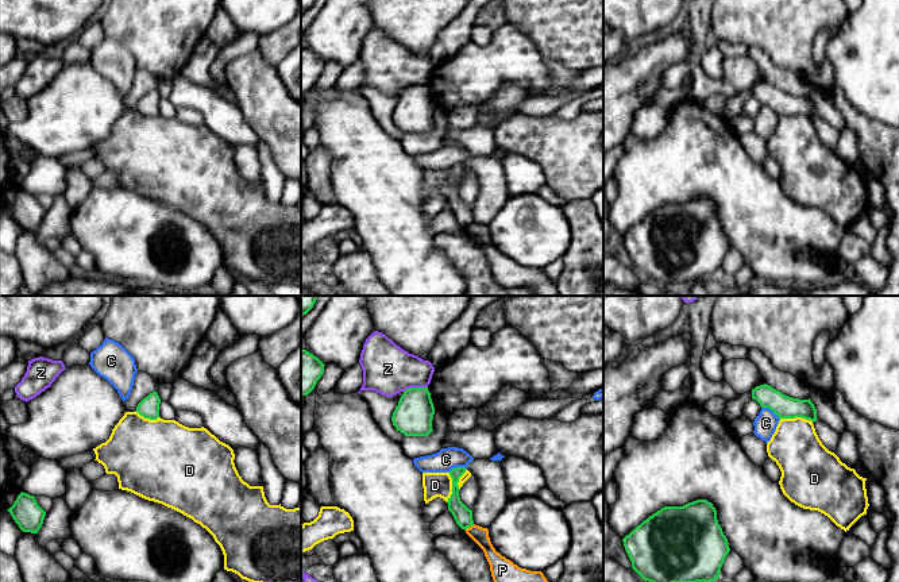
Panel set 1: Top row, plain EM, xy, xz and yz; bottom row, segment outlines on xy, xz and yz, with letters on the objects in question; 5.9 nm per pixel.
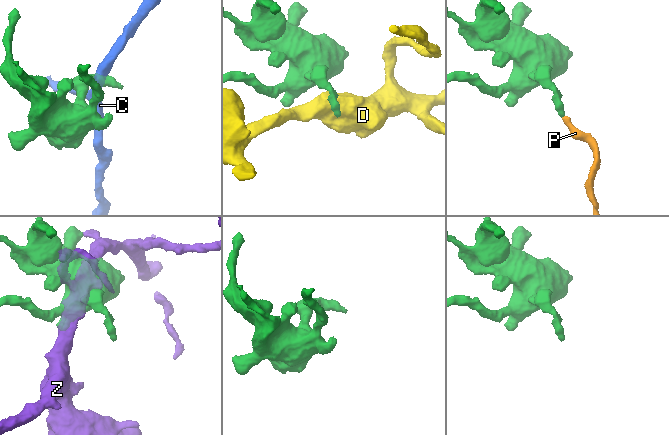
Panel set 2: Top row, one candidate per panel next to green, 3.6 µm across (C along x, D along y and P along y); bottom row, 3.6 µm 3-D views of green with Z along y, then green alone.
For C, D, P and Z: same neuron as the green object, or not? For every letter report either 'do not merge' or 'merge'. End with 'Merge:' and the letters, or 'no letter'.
C: do not merge
D: do not merge
P: do not merge
Z: do not merge
Merge: no letter

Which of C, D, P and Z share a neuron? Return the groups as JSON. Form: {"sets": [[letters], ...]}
{"sets": [["C"], ["D"], ["P"], ["Z"]]}

